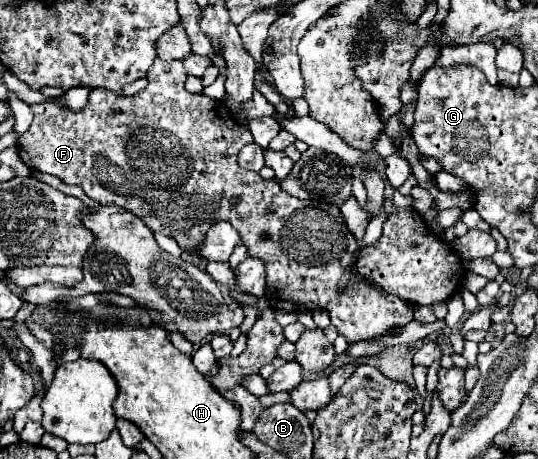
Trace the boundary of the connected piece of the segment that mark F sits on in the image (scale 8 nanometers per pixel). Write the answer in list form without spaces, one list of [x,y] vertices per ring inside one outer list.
[[[155,58],[145,78],[149,82],[147,88],[129,98],[103,88],[91,90],[87,106],[79,112],[59,106],[55,98],[33,104],[31,110],[35,118],[29,130],[17,140],[21,160],[29,168],[57,176],[65,184],[81,186],[89,198],[101,204],[123,206],[139,216],[153,232],[175,238],[177,244],[191,254],[199,250],[197,242],[205,238],[209,224],[215,220],[231,222],[249,248],[249,256],[265,262],[265,298],[269,300],[269,308],[283,312],[297,312],[301,306],[307,306],[307,310],[323,308],[329,312],[331,324],[345,336],[347,344],[381,338],[413,320],[413,306],[367,284],[357,274],[351,278],[345,292],[337,292],[337,282],[347,272],[353,262],[353,252],[357,250],[357,240],[347,230],[337,206],[293,198],[279,190],[279,180],[263,180],[257,172],[239,168],[237,154],[245,144],[253,142],[251,132],[235,122],[223,102],[205,94],[189,94],[183,88],[187,74],[181,60],[163,62]]]

